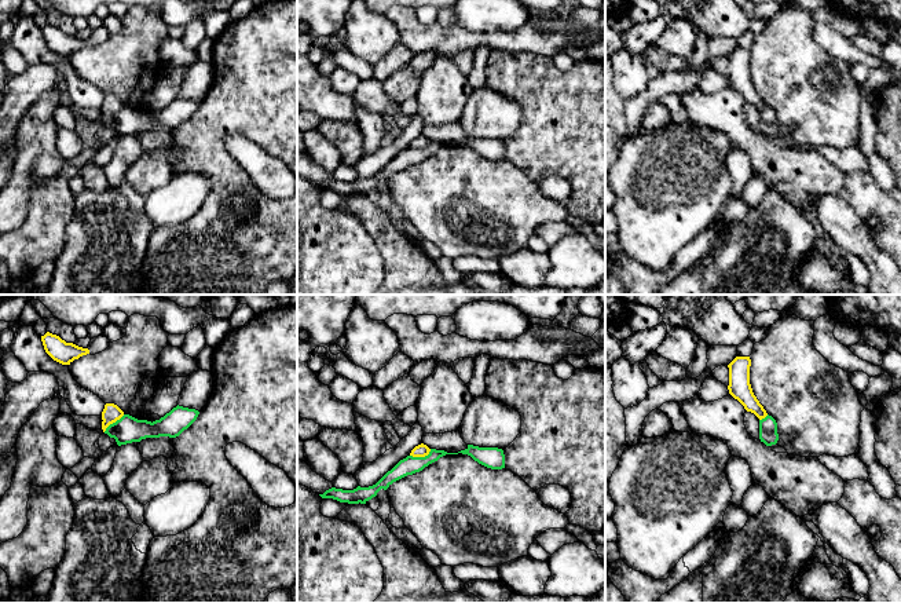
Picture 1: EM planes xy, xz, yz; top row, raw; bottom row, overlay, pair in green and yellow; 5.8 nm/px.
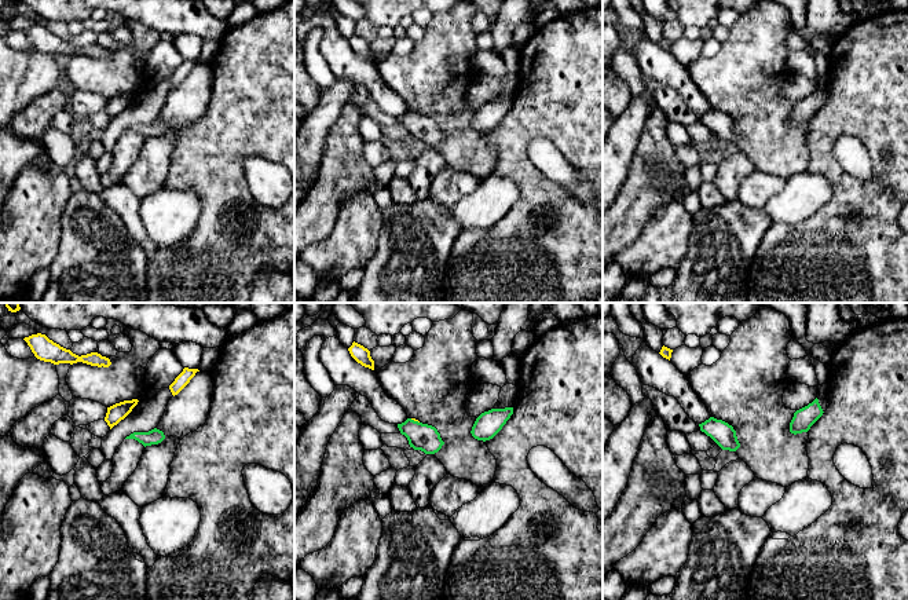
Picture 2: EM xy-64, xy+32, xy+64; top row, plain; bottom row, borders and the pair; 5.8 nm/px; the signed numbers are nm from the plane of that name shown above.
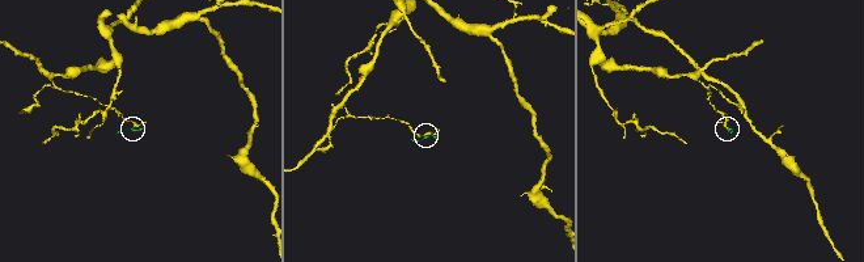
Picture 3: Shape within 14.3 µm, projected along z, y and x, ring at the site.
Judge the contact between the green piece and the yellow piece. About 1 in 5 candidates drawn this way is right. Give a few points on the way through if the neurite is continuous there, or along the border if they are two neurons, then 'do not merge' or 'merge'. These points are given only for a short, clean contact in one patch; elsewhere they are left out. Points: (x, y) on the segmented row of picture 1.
along xz (431, 449), (424, 456), (410, 456) | do not merge

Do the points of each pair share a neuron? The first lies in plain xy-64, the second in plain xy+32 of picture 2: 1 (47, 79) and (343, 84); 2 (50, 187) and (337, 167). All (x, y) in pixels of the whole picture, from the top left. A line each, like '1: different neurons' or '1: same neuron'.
1: same neuron
2: different neurons

